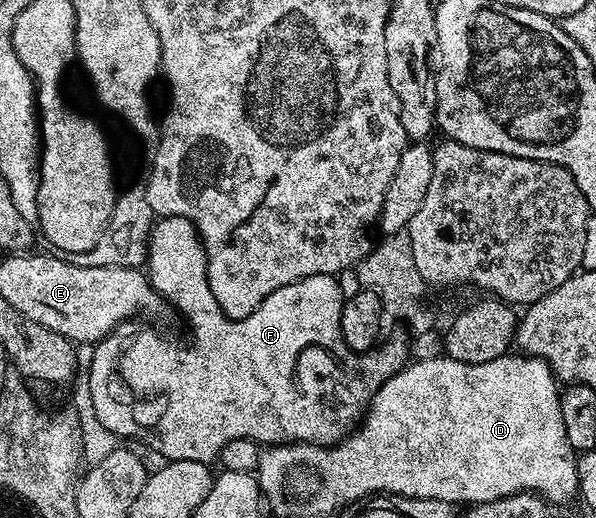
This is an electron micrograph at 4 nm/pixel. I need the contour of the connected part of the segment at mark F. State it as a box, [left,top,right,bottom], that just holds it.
[90,216,410,465]

